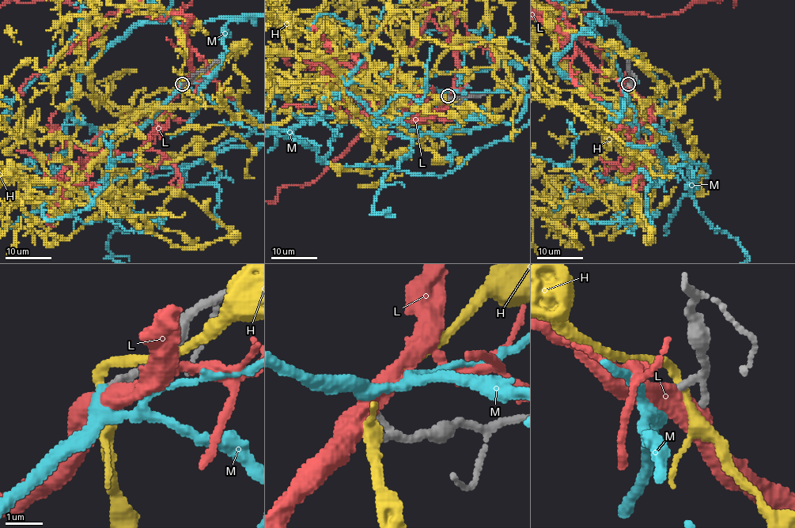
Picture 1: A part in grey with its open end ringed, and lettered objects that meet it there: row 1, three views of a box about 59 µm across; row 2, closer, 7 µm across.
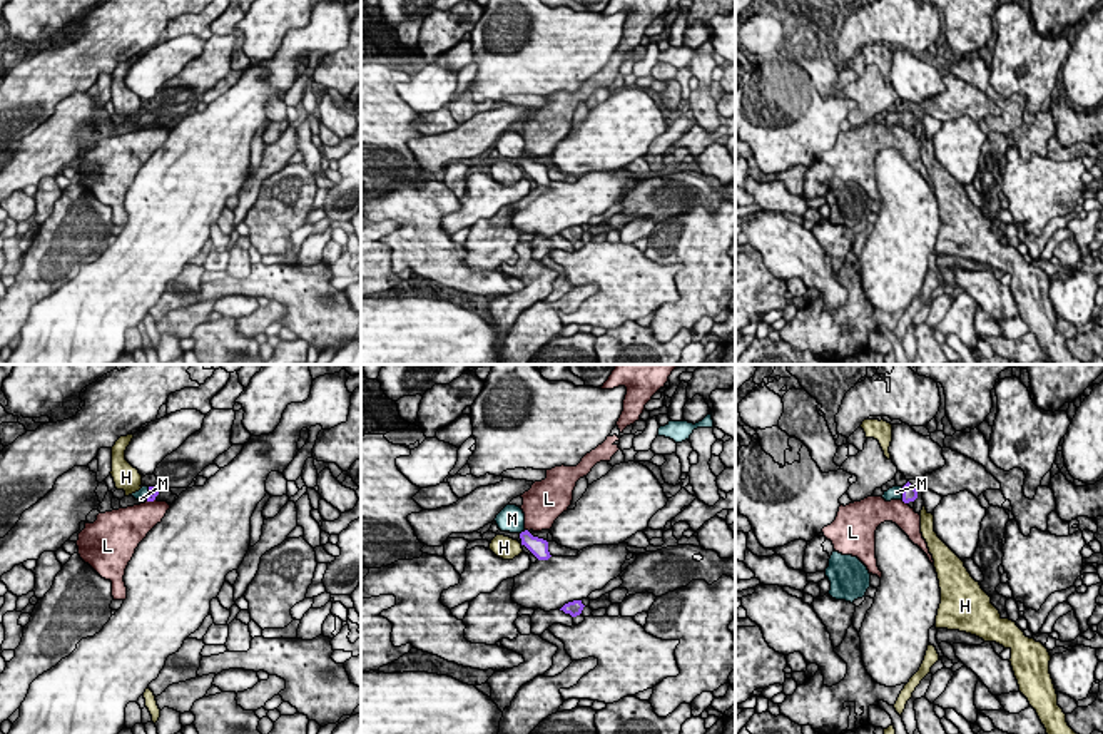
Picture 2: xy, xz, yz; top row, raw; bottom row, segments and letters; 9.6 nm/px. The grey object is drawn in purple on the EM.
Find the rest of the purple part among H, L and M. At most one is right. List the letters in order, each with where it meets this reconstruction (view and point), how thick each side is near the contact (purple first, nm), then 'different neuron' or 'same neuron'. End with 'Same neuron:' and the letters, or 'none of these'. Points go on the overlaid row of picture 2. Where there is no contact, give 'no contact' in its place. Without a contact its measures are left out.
H: no contact; different neuron
L: meets purple in yz at (904, 502); 160 nm thick on the purple side, 240 nm on the other; different neuron
M: meets purple in yz at (903, 494); 160 nm thick on the purple side, 130 nm on the other; same neuron
Same neuron: M

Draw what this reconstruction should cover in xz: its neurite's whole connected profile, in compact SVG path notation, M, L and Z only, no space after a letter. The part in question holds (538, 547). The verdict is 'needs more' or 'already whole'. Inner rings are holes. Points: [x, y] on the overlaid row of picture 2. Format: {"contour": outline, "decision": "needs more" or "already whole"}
{"contour": "M506 505L495 518L501 532L518 533L521 545L525 545L538 560L548 560L552 555L548 552L548 542L533 537L525 528L525 513L516 505Z", "decision": "needs more"}

